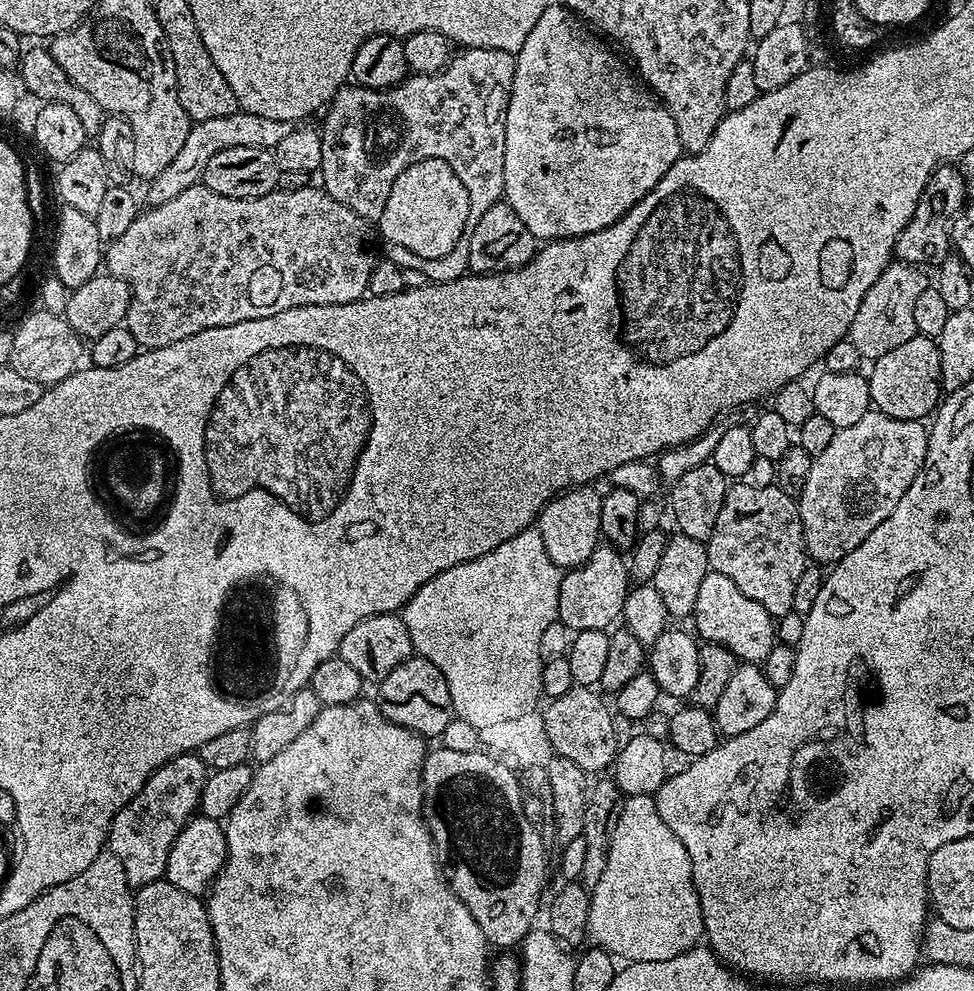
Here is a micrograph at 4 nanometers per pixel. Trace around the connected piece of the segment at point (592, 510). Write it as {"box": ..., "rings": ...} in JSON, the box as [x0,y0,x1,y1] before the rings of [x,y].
{"box":[538,486,601,570],"rings":[[[573,486],[548,501],[548,505],[540,511],[538,527],[546,546],[546,554],[550,554],[550,562],[554,562],[562,570],[582,566],[601,543],[601,493],[594,489],[592,486]]]}

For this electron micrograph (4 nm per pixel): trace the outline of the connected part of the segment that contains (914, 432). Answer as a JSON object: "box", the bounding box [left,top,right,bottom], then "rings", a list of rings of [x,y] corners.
{"box":[798,410,929,566],"rings":[[[869,410],[866,414],[862,414],[862,418],[858,418],[858,422],[854,422],[854,426],[846,426],[836,430],[834,442],[830,442],[830,446],[826,446],[826,450],[822,450],[822,454],[812,458],[810,475],[806,477],[806,486],[801,490],[798,497],[800,521],[804,531],[804,545],[807,546],[808,555],[813,561],[819,562],[824,566],[835,564],[837,560],[842,559],[845,552],[854,550],[854,546],[861,544],[866,538],[866,534],[870,534],[870,530],[874,530],[874,526],[886,522],[886,518],[890,518],[890,514],[894,514],[894,506],[898,506],[898,502],[902,499],[902,494],[906,494],[906,490],[910,490],[910,482],[914,482],[914,478],[920,472],[920,467],[924,465],[926,450],[928,449],[928,433],[929,429],[921,421],[890,418],[886,414],[875,410]]]}

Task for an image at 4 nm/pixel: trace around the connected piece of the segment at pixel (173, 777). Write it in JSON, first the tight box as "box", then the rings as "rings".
{"box":[106,752,209,884],"rings":[[[187,752],[150,774],[135,798],[118,810],[106,833],[106,848],[122,862],[129,884],[149,884],[164,876],[172,844],[185,824],[197,815],[209,775],[202,758],[196,752]]]}

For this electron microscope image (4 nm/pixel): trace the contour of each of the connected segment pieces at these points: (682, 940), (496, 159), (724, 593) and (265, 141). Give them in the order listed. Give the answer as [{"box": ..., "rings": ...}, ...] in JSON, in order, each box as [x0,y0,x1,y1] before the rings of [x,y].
[{"box":[588,795,704,962],"rings":[[[651,795],[629,796],[620,812],[618,826],[612,831],[608,861],[602,878],[590,889],[588,936],[600,936],[599,947],[624,962],[666,962],[686,950],[697,947],[704,936],[704,919],[692,877],[690,854],[678,842],[674,830],[662,822]]]},{"box":[318,48,515,222],"rings":[[[464,48],[457,51],[448,65],[433,76],[412,74],[393,88],[339,88],[323,113],[324,128],[319,129],[322,162],[318,176],[324,179],[324,191],[330,194],[330,198],[350,206],[364,220],[376,222],[386,207],[394,180],[407,167],[420,159],[445,159],[469,191],[470,221],[482,218],[490,206],[501,203],[504,192],[504,115],[508,109],[515,69],[515,55],[506,50]]]},{"box":[690,570,778,662],"rings":[[[711,570],[706,578],[702,578],[690,620],[696,623],[694,632],[701,641],[726,646],[726,650],[734,653],[740,662],[762,662],[778,643],[774,617],[764,607],[758,606],[758,602],[746,598],[746,594],[726,578],[726,574]]]},{"box":[145,110,293,207],"rings":[[[238,110],[234,114],[225,117],[208,118],[195,121],[188,129],[185,142],[174,161],[149,181],[147,185],[145,203],[149,207],[162,205],[172,198],[176,198],[182,190],[188,190],[195,184],[201,183],[206,170],[206,165],[214,154],[224,149],[232,149],[234,146],[250,146],[256,149],[274,150],[278,142],[282,142],[287,134],[293,130],[293,123],[279,122],[274,118],[259,117],[258,114],[250,114]]]}]

